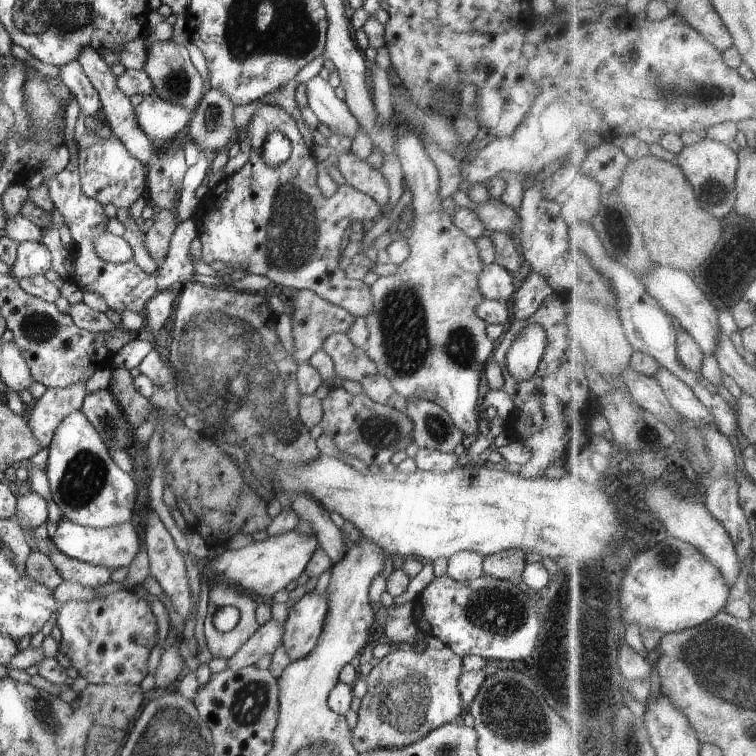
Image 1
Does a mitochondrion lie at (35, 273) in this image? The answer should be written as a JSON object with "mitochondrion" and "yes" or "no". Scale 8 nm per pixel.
{"mitochondrion":"no"}

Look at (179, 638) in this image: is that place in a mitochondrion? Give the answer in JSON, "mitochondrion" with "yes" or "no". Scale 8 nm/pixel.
{"mitochondrion":"no"}

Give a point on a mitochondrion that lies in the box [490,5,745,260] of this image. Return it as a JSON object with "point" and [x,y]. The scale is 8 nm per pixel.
{"point":[702,91]}

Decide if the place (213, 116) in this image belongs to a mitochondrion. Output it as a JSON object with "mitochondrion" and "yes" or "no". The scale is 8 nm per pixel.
{"mitochondrion":"yes"}

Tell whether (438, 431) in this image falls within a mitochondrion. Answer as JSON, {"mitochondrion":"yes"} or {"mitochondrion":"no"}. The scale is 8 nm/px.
{"mitochondrion":"yes"}

